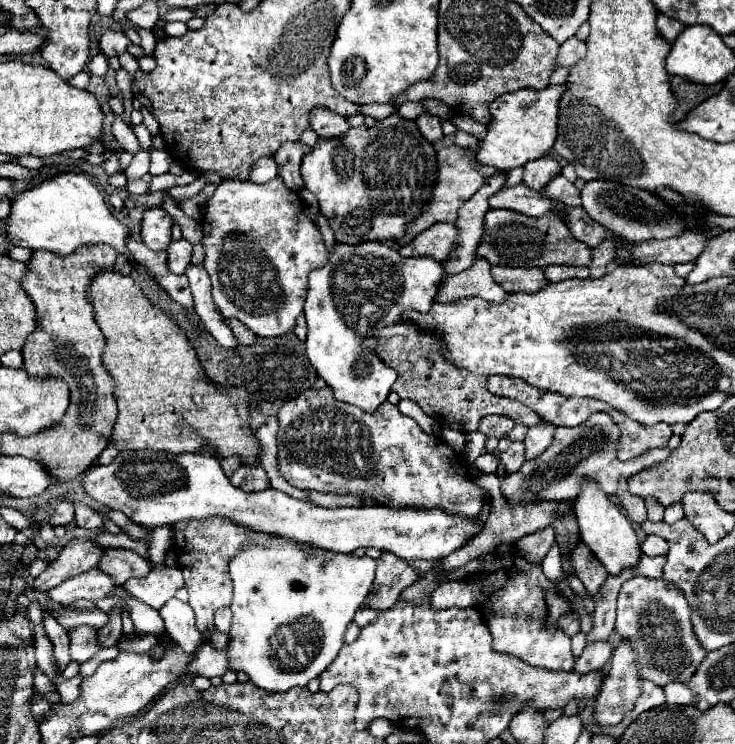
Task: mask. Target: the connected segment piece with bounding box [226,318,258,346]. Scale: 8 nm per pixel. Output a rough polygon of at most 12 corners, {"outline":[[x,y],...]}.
{"outline":[[236,318],[226,320],[242,346],[254,346],[258,336]]}

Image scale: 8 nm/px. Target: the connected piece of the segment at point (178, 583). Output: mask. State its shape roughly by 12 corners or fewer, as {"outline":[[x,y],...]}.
{"outline":[[156,560],[144,578],[124,590],[160,610],[184,586],[178,568]]}

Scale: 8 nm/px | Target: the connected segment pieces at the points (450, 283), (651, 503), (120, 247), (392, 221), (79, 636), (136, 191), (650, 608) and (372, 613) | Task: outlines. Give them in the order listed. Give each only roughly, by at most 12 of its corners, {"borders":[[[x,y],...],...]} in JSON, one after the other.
{"borders":[[[488,260],[448,276],[436,300],[452,304],[478,296],[504,302],[510,294],[492,280]],[[646,500],[648,520],[660,522],[664,506],[658,500]],[[84,174],[12,198],[14,246],[68,256],[108,244],[148,282],[130,230]],[[398,112],[318,140],[304,186],[346,244],[402,238],[438,160]],[[96,628],[70,634],[72,660],[84,664],[98,652]],[[152,174],[130,180],[126,184],[132,196],[146,194],[150,190]],[[630,578],[616,630],[640,676],[686,682],[706,652],[684,594]],[[359,609],[354,622],[362,629],[375,620],[379,611]]]}

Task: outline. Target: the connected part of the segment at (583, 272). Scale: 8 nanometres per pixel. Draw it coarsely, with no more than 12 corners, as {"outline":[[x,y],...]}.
{"outline":[[546,266],[550,282],[588,278],[588,266]]}

